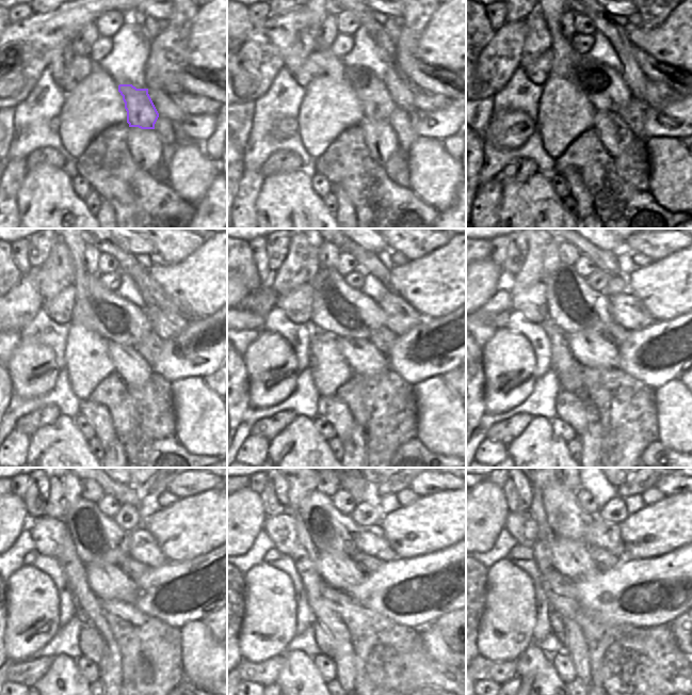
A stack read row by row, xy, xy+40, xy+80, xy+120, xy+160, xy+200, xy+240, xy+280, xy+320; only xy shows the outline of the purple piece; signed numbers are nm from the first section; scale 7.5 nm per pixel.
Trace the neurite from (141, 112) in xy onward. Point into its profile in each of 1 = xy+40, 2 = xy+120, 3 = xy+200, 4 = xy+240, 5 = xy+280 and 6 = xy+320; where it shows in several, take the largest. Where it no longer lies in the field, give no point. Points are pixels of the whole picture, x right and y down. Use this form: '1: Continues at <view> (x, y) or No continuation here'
1: Continues at xy+40 (376, 103)
2: Continues at xy+120 (97, 309)
3: Continues at xy+200 (574, 306)
4: Continues at xy+240 (98, 540)
5: Continues at xy+280 (331, 531)
6: Continues at xy+320 (565, 518).

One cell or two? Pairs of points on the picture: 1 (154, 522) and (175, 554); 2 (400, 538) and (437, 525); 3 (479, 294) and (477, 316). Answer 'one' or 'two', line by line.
1: one
2: one
3: two

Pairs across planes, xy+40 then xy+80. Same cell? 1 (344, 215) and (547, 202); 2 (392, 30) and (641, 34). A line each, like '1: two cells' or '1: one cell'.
1: two cells
2: one cell

